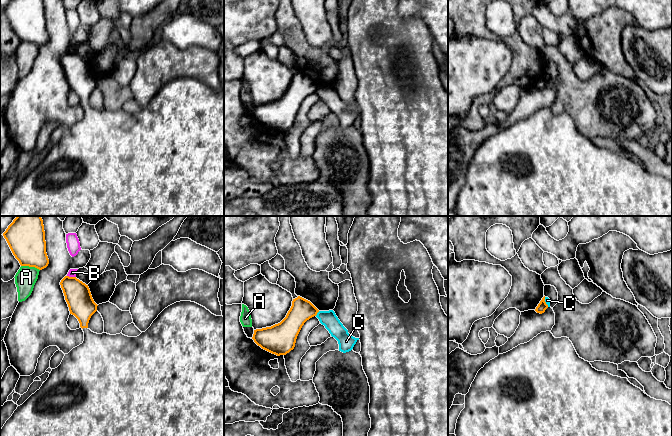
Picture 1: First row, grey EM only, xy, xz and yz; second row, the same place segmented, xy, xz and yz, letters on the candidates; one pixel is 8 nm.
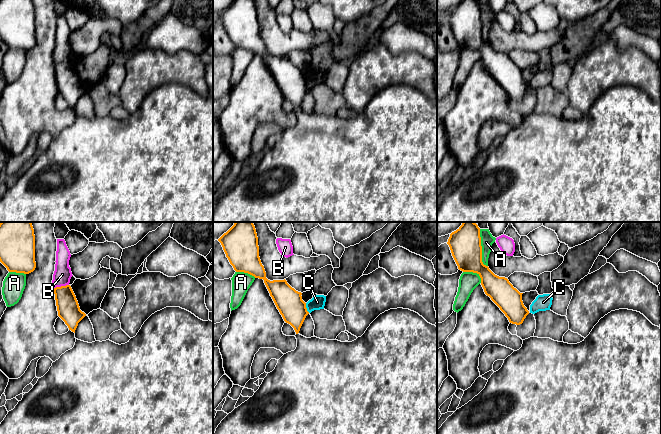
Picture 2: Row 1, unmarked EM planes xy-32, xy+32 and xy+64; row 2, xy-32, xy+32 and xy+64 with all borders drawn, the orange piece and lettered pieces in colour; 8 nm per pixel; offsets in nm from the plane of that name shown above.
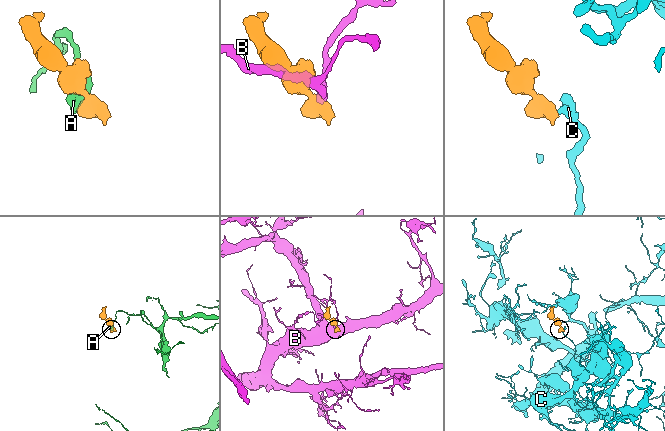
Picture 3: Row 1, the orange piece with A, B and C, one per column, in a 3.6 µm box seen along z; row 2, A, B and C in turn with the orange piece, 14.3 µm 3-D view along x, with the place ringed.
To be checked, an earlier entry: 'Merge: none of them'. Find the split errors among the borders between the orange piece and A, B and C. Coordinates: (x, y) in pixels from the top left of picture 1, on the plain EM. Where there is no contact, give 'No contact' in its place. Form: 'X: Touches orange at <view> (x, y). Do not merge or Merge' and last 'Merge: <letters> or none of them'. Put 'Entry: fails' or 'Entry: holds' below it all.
A: Touches orange at xy (30, 42). Do not merge
B: Touches orange at xy (71, 53). Do not merge
C: Touches orange at xz (317, 88). Do not merge
Merge: none of them
Entry: holds

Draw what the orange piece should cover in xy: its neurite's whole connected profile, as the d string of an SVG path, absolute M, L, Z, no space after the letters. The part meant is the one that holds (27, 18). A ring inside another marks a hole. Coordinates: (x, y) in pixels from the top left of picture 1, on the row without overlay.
M10 0L3 12L21 42L39 46L48 42L43 0Z

